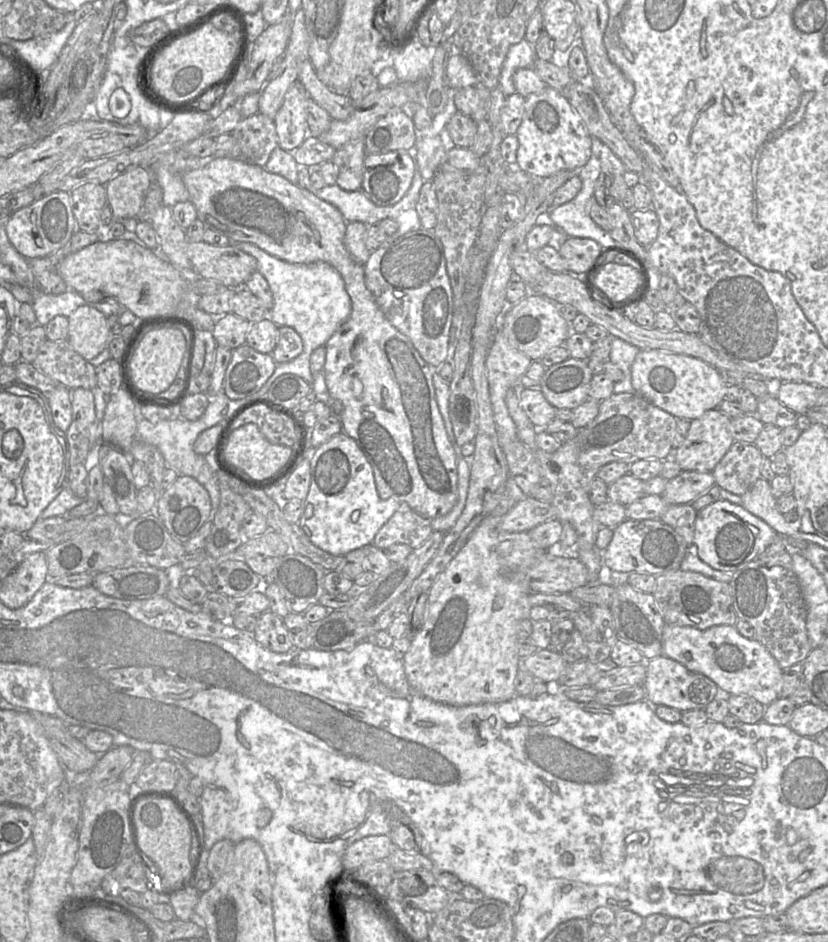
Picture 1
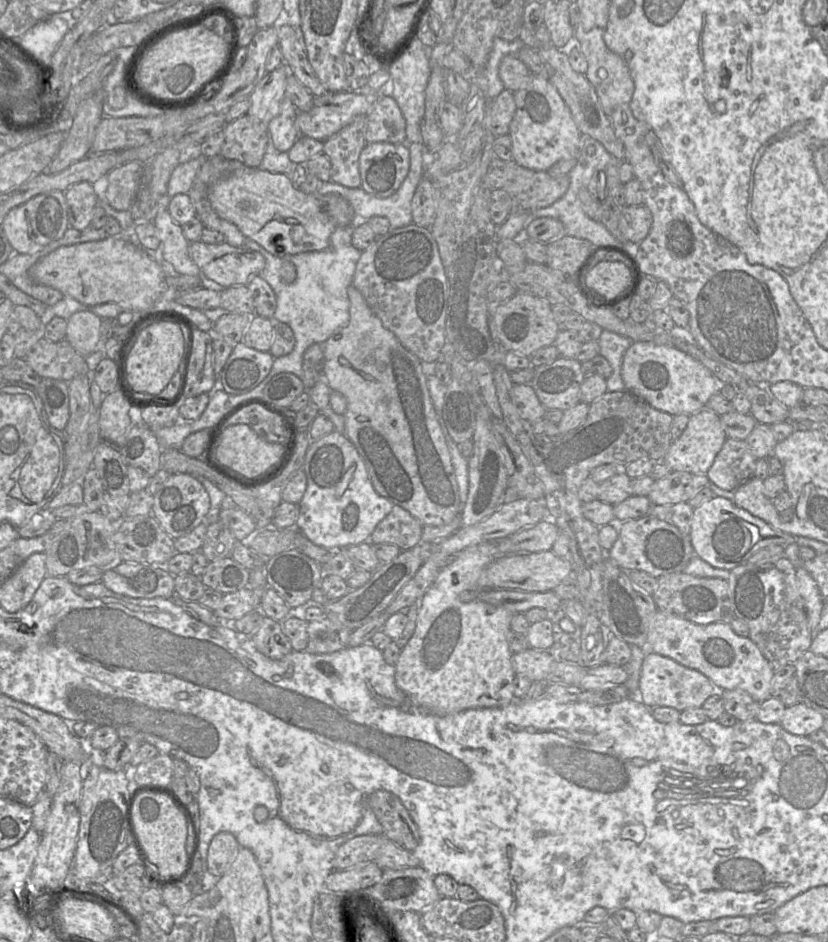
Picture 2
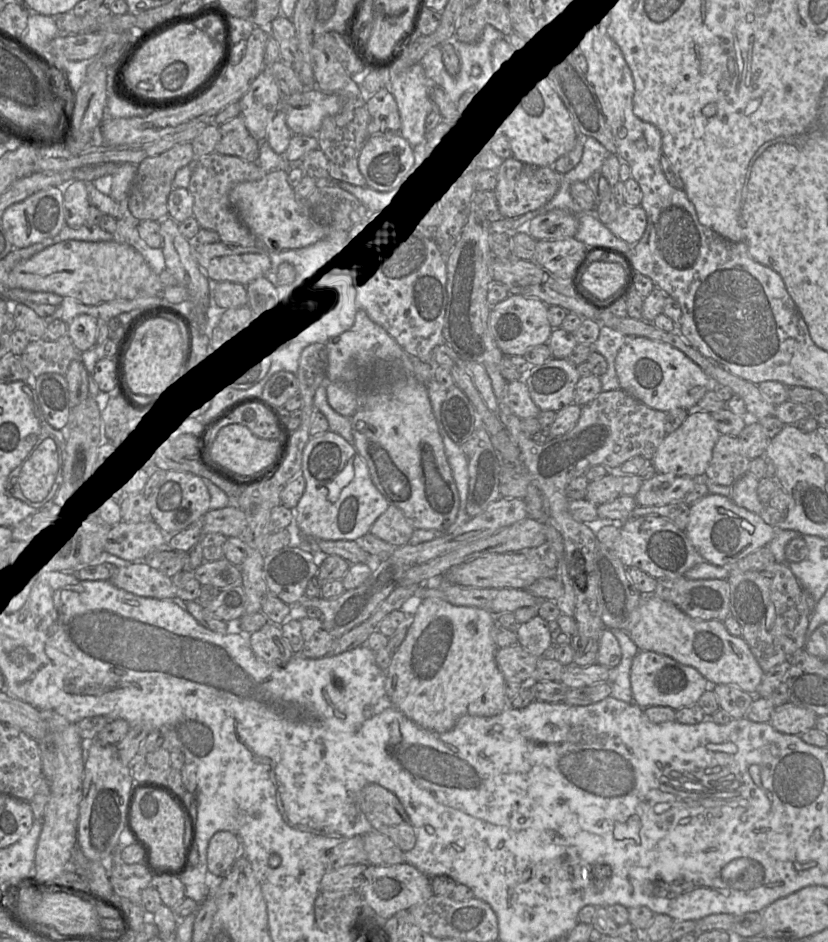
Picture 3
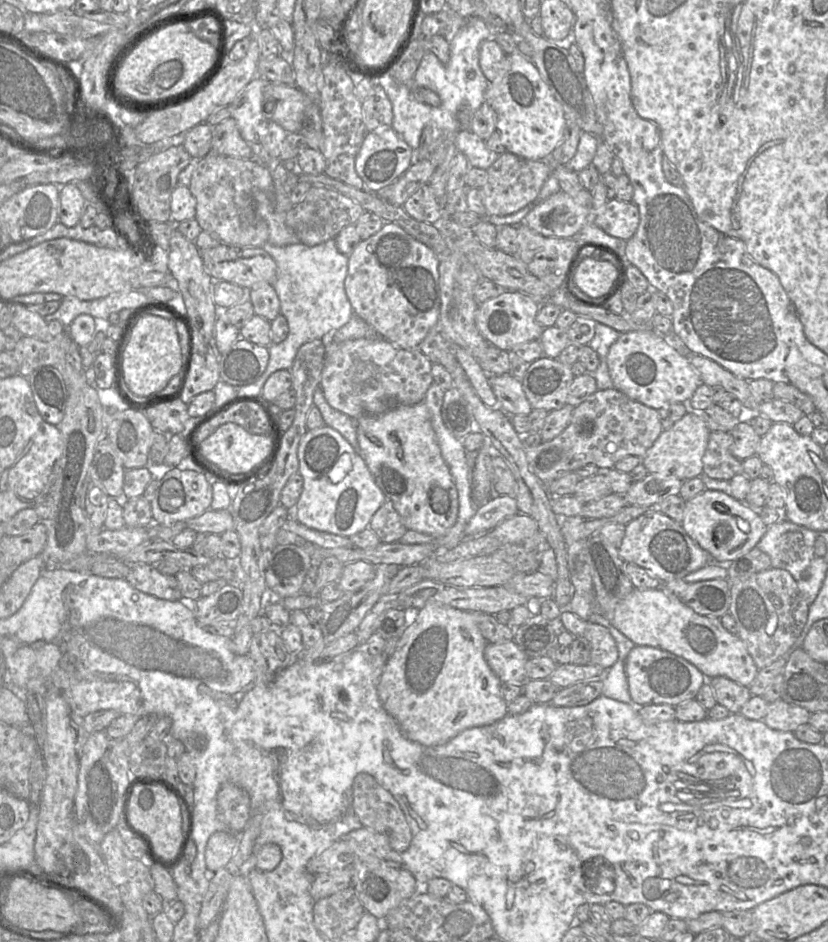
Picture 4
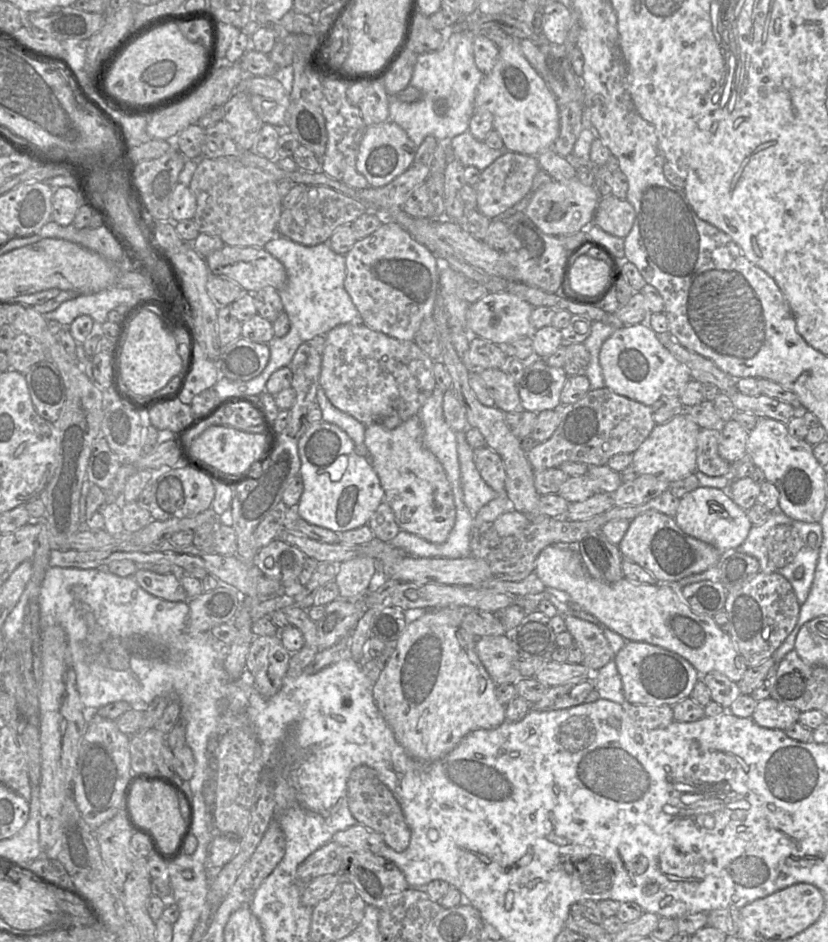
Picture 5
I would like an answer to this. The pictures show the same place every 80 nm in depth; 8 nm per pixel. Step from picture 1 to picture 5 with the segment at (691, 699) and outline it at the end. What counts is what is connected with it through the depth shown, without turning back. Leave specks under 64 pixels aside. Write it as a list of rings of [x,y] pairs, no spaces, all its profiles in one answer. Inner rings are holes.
[[[627,641],[624,647],[614,656],[616,667],[622,680],[626,701],[633,705],[669,705],[690,697],[695,684],[701,679],[694,666],[680,655],[662,647],[646,642]]]

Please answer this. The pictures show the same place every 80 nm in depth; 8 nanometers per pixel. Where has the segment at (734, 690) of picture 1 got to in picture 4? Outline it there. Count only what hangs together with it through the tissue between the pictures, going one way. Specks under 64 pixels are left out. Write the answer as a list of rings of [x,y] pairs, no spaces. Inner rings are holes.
[[[662,587],[655,589],[635,588],[616,604],[613,610],[600,613],[635,645],[658,648],[682,657],[697,667],[707,679],[723,676],[748,688],[759,670],[743,641],[737,635],[728,632],[720,622],[720,618],[697,614]]]

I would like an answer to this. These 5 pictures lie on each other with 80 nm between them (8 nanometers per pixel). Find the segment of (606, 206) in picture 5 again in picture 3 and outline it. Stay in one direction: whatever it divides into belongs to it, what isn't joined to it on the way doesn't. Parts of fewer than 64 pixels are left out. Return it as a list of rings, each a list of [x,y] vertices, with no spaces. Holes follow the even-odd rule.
[[[621,204],[617,208],[614,220],[606,224],[606,227],[618,238],[629,245],[634,245],[645,233],[647,215],[641,205]]]

